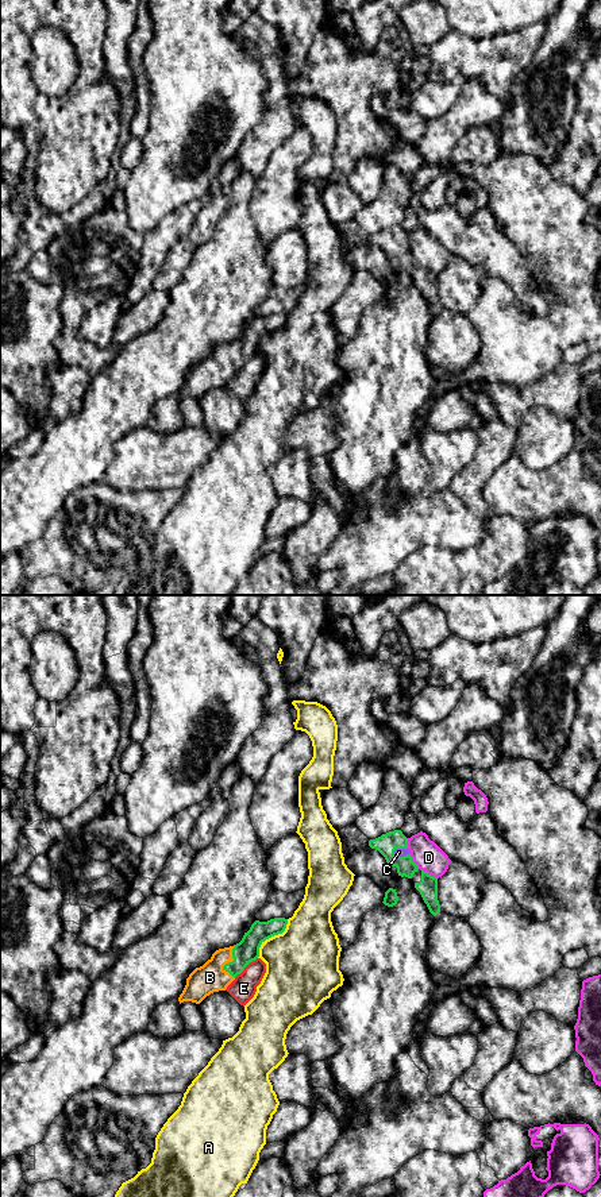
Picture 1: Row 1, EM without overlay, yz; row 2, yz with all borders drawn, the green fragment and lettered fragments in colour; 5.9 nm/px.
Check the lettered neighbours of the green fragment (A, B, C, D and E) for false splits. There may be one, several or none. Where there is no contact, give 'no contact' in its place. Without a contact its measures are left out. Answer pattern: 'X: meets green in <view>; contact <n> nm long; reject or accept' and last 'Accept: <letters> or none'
A: meets green in yz; contact 300 nm long; reject
B: meets green in yz; contact 190 nm long; accept
C: meets green in yz; contact 100 nm long; accept
D: meets green in yz; contact 110 nm long; reject
E: meets green in yz; contact 180 nm long; reject
Accept: B, C

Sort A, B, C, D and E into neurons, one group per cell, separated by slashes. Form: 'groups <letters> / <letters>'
groups A / B C / D / E

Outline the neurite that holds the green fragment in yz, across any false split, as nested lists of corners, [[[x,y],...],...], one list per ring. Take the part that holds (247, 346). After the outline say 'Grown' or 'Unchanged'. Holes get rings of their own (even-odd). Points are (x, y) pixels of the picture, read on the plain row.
[[[274,313],[267,317],[255,316],[234,341],[216,345],[200,363],[186,374],[186,381],[178,393],[180,399],[192,397],[200,399],[213,387],[226,386],[244,363],[259,352],[261,340],[286,324],[288,314]]]. Grown

